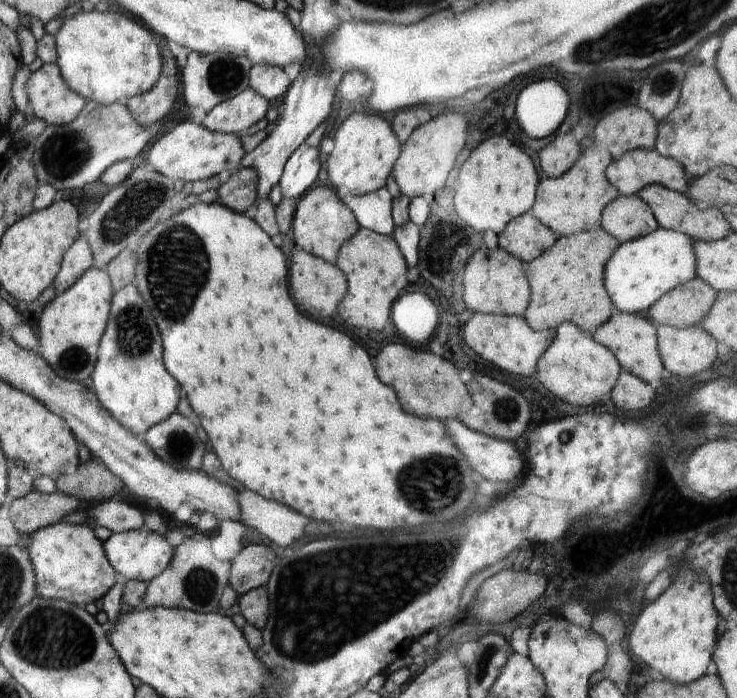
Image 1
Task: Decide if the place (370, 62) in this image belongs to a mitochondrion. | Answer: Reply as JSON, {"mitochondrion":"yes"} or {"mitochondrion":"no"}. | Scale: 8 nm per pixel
{"mitochondrion":"no"}

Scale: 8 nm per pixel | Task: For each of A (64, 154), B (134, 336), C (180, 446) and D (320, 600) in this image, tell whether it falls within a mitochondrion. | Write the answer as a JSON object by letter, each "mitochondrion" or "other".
{"A":"mitochondrion","B":"mitochondrion","C":"mitochondrion","D":"mitochondrion"}

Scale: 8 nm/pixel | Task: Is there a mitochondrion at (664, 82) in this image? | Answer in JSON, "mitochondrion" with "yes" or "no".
{"mitochondrion":"yes"}

